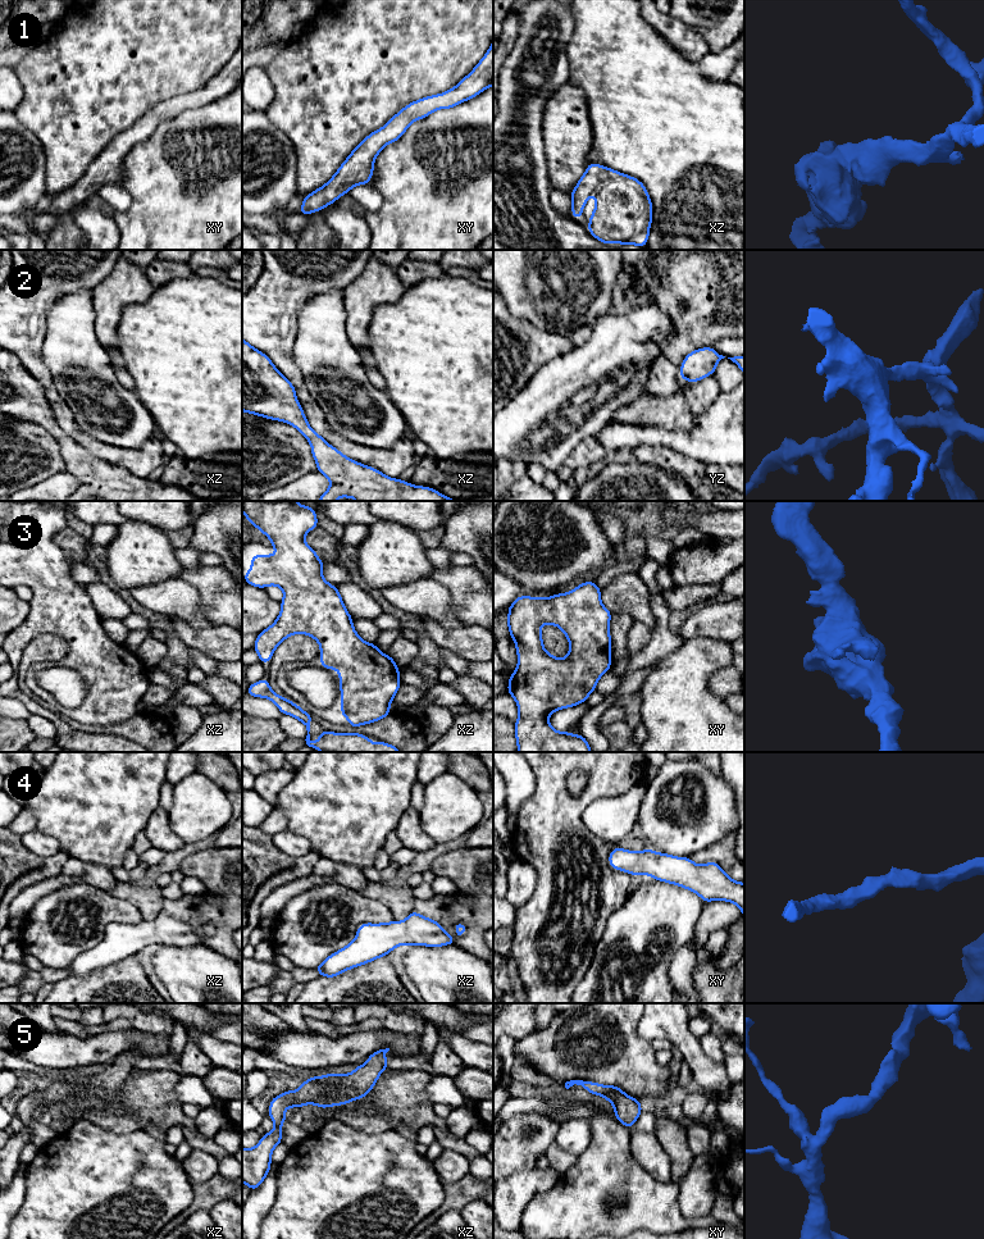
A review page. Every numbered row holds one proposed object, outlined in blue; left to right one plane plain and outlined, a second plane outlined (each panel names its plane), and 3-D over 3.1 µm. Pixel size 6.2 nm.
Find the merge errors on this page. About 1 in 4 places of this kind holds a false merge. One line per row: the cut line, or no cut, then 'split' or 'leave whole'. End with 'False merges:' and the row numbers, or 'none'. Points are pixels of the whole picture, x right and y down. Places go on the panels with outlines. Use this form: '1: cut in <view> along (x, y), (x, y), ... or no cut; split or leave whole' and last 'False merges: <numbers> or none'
1: no cut; leave whole
2: no cut; leave whole
3: no cut; leave whole
4: no cut; leave whole
5: no cut; leave whole
False merges: none

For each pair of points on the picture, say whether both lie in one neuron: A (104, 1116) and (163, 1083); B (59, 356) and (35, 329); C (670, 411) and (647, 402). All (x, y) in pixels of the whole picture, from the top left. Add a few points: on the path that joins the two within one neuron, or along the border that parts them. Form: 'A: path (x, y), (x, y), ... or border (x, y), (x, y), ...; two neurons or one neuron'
A: path (118, 1115), (135, 1107), (149, 1096); one neuron
B: border (49, 310), (41, 350), (48, 369); two neurons
C: path (665, 411), (656, 411), (652, 408); one neuron

